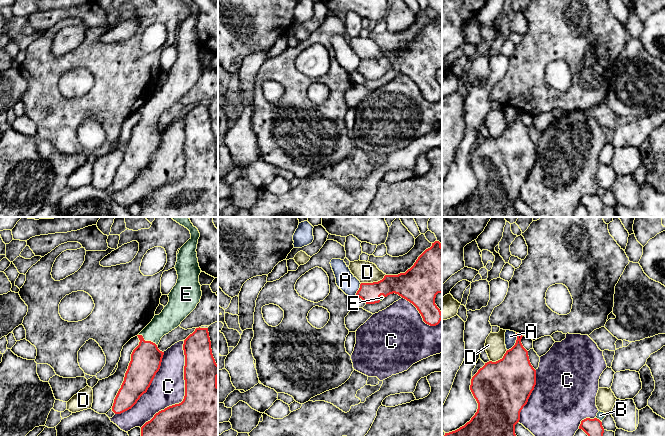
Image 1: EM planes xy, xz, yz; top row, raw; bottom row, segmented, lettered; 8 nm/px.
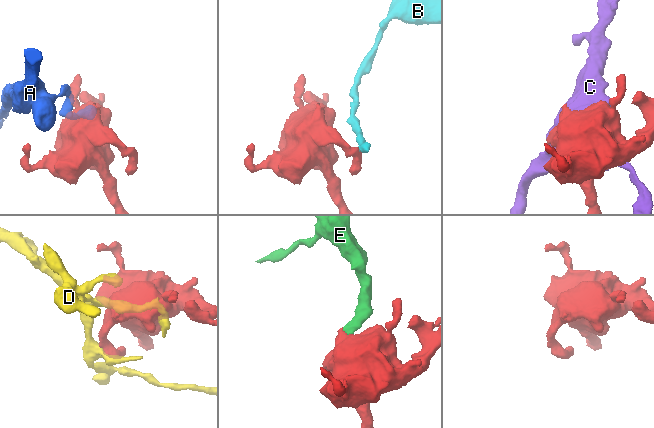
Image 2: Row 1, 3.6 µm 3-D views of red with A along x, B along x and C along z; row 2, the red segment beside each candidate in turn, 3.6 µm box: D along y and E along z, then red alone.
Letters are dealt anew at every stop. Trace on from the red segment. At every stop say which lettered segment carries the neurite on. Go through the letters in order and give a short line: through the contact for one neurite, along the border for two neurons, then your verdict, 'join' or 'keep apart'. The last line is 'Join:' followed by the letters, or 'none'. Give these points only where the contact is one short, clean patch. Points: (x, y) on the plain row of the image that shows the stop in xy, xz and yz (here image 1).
A: yz (516, 109), (516, 118), (507, 126) | keep apart
B: yz (596, 193), (600, 197) | keep apart
C: keep apart
D: keep apart
E: xy (146, 134), (147, 117), (169, 95) | join
Join: E

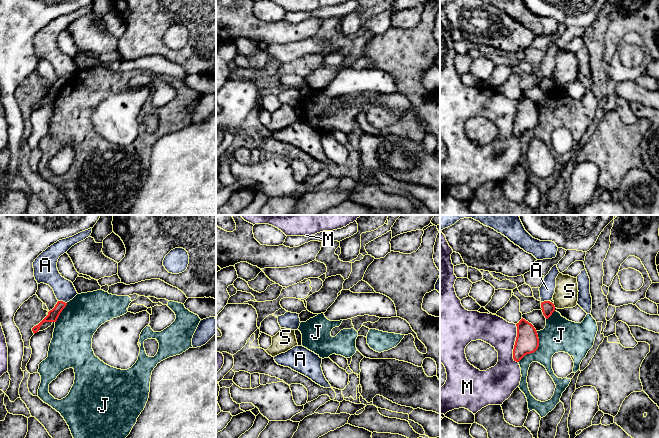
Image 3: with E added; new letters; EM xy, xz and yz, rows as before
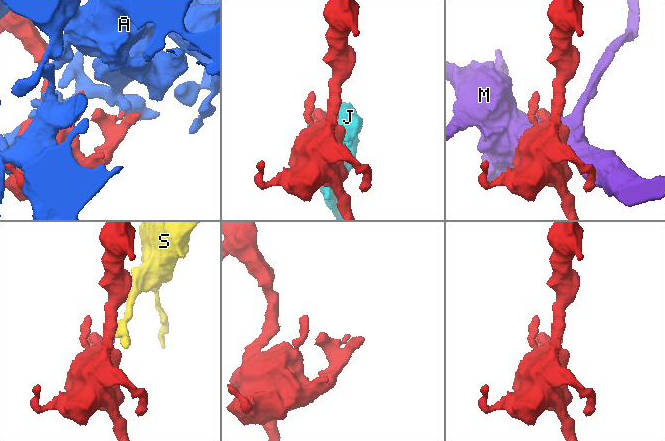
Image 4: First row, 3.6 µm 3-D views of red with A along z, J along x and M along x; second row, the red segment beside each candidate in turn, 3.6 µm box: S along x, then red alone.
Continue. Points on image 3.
A: keep apart
J: keep apart
M: keep apart
S: yz (553, 80), (555, 83) | keep apart
Join: none

